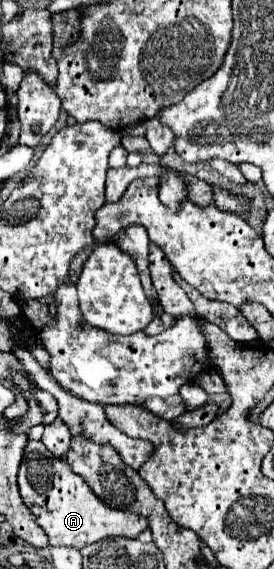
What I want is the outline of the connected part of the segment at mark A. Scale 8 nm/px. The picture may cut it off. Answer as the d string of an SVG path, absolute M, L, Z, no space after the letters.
M28 442L20 464L18 488L24 504L36 516L38 526L42 526L42 530L48 534L50 546L80 550L110 536L138 538L138 534L148 528L148 520L140 514L114 510L110 506L106 508L106 504L92 494L86 482L78 478L70 466L66 466L66 460L54 458L42 442Z

